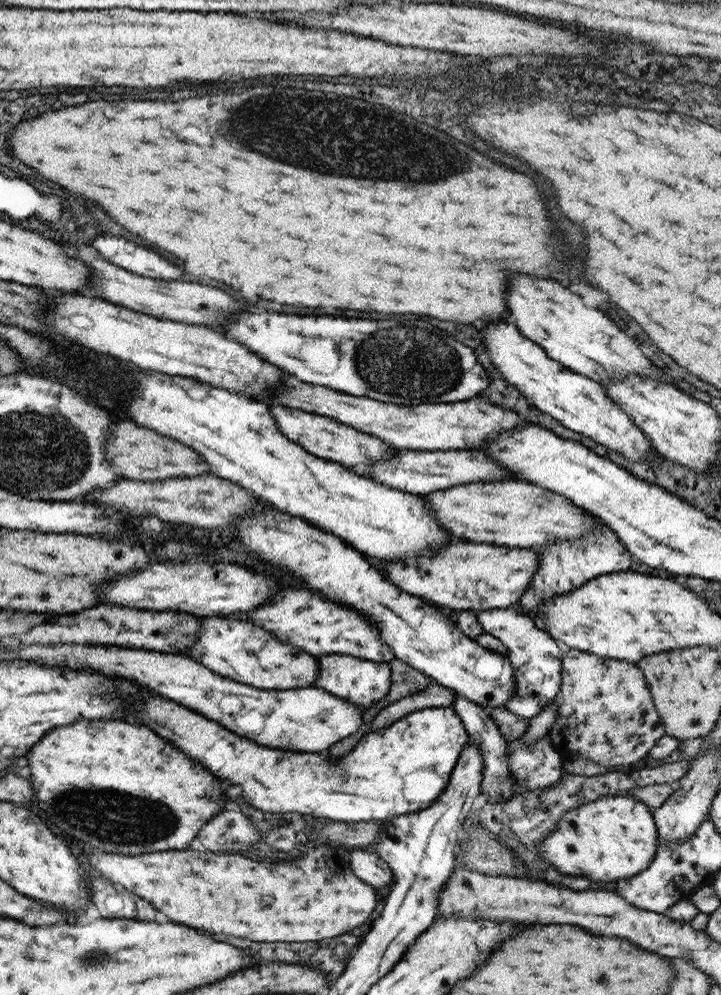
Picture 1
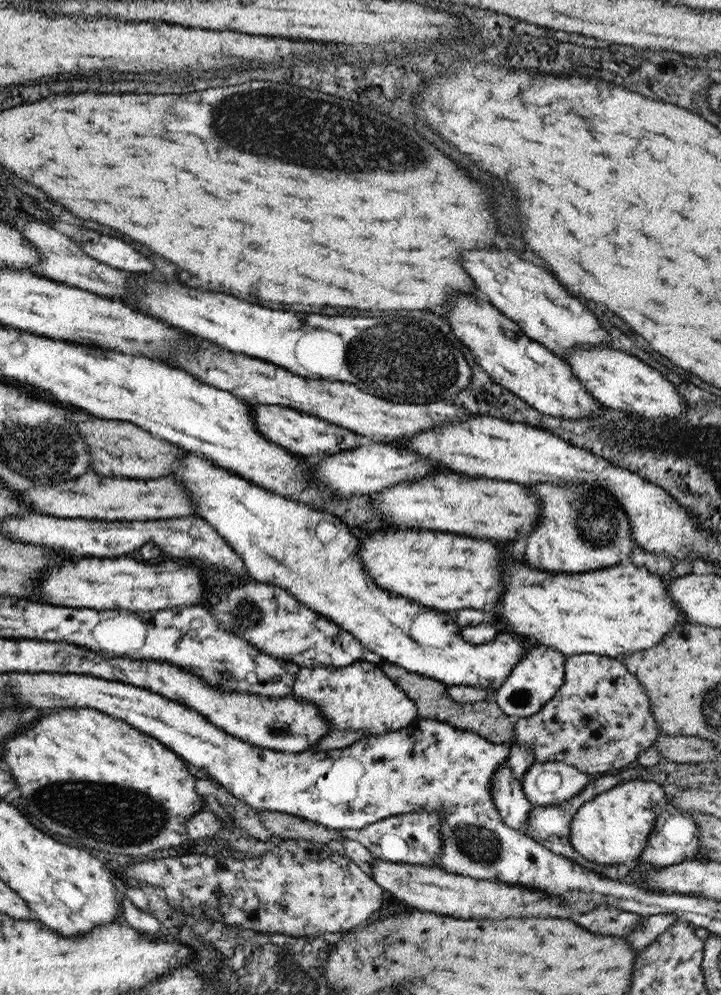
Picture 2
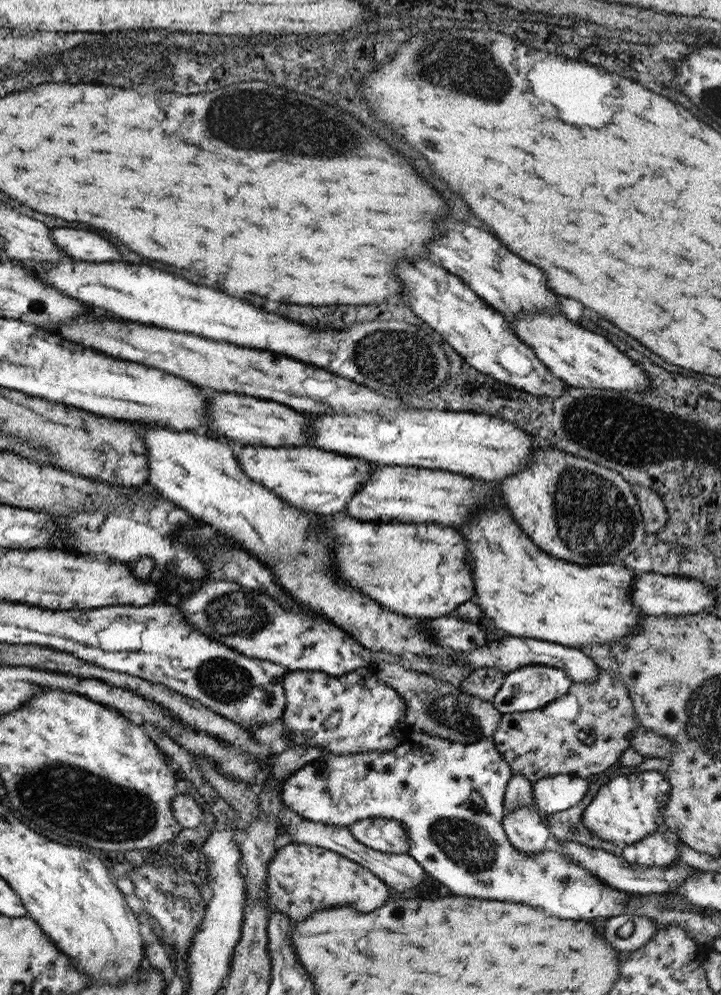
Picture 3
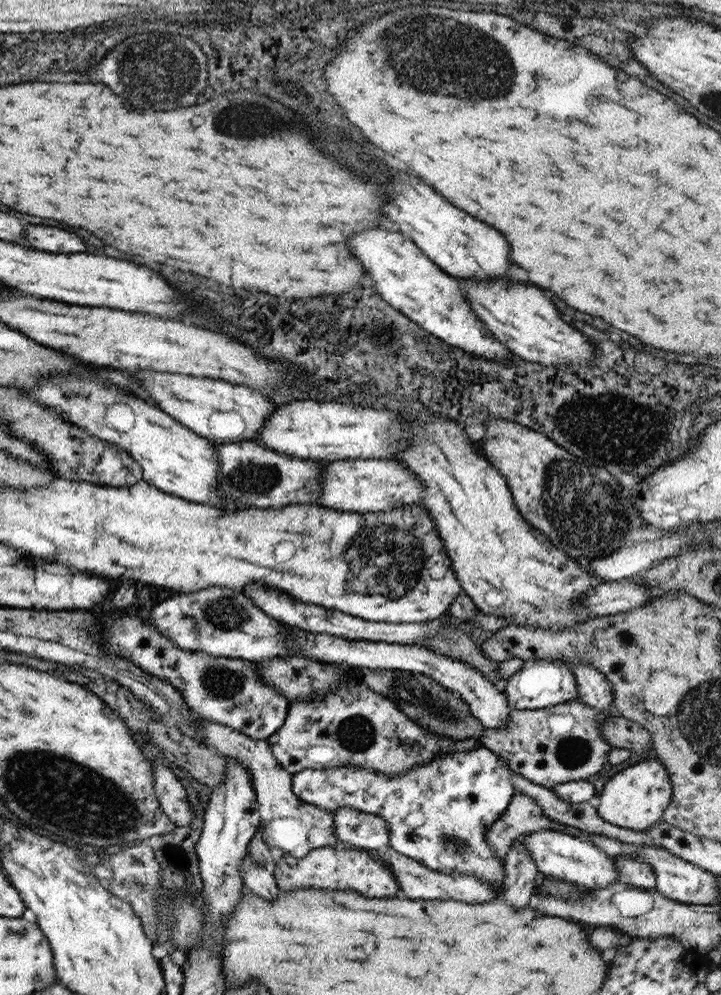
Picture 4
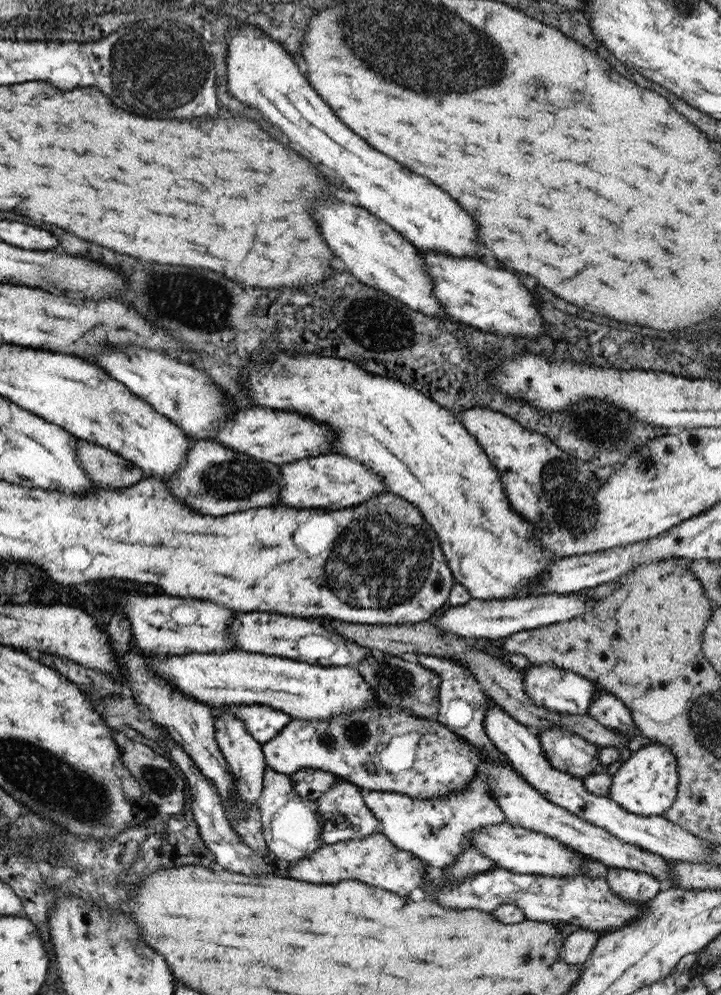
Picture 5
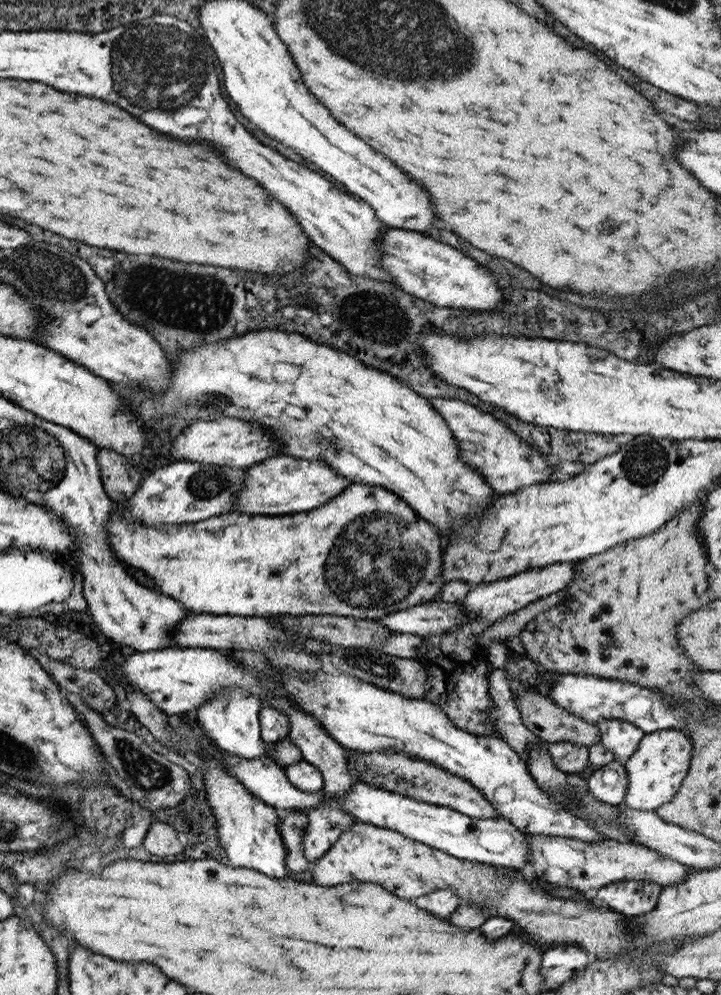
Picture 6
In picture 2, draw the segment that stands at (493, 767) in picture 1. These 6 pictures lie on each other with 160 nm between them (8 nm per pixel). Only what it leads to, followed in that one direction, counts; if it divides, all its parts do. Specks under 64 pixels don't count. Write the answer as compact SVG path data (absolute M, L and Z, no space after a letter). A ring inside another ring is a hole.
M507 763L490 778L490 795L505 826L524 833L531 806Z

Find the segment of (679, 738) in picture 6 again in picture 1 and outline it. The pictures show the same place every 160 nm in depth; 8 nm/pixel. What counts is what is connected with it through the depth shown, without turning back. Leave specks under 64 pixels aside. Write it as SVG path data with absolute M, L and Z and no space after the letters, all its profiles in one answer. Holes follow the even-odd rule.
M600 794L594 801L568 810L560 816L556 820L555 828L536 846L536 852L545 864L549 864L562 875L588 878L591 882L616 882L629 878L645 870L653 860L657 834L651 812L646 804L630 795Z

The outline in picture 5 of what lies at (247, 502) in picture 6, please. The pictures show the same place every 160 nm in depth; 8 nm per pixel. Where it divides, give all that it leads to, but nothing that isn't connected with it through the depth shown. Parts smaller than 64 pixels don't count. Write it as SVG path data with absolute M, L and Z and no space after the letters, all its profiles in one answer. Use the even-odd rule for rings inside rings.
M329 452L281 464L279 499L275 505L295 509L345 509L385 492L385 486L375 471L352 458Z

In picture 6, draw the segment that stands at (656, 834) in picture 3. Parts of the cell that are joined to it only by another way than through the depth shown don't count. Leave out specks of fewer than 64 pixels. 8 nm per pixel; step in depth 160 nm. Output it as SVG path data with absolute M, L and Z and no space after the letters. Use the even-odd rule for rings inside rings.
M620 880L592 891L593 898L627 917L648 913L656 903L661 886L651 881Z

